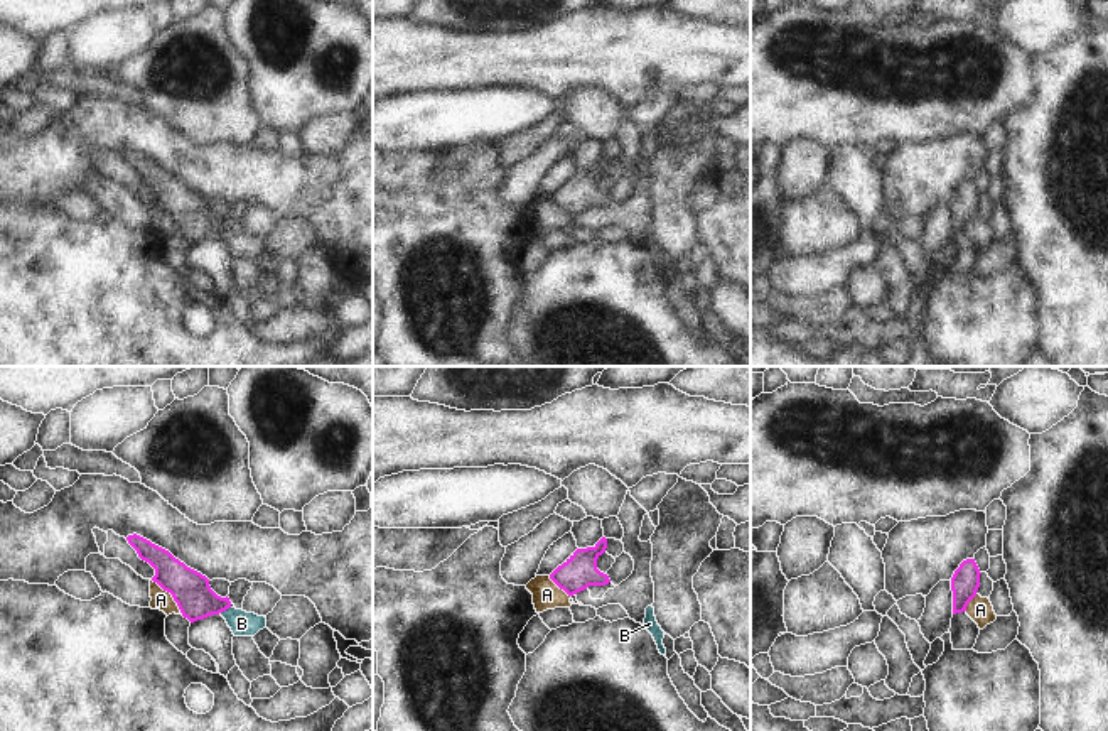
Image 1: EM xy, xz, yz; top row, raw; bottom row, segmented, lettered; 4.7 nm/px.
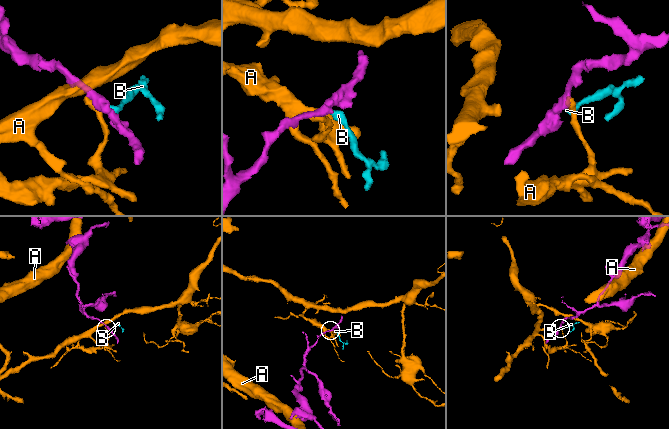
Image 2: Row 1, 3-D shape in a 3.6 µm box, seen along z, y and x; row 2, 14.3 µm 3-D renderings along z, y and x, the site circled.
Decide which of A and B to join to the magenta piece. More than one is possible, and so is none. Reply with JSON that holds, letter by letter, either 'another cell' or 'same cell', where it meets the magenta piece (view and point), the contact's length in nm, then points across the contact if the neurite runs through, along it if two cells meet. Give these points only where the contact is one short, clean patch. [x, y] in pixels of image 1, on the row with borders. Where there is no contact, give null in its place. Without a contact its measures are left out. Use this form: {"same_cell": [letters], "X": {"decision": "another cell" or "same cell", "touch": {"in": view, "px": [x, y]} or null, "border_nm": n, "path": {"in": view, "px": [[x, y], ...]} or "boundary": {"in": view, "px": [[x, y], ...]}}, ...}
{"same_cell": ["B"], "A": {"decision": "another cell", "touch": {"in": "xy", "px": [171, 593]}, "border_nm": 220, "boundary": {"in": "xy", "px": [[150, 579], [171, 595], [182, 613]]}}, "B": {"decision": "same cell", "touch": {"in": "xy", "px": [225, 610]}, "border_nm": 60, "path": {"in": "xy", "px": [[191, 590], [203, 601], [225, 610], [242, 623]]}}}

